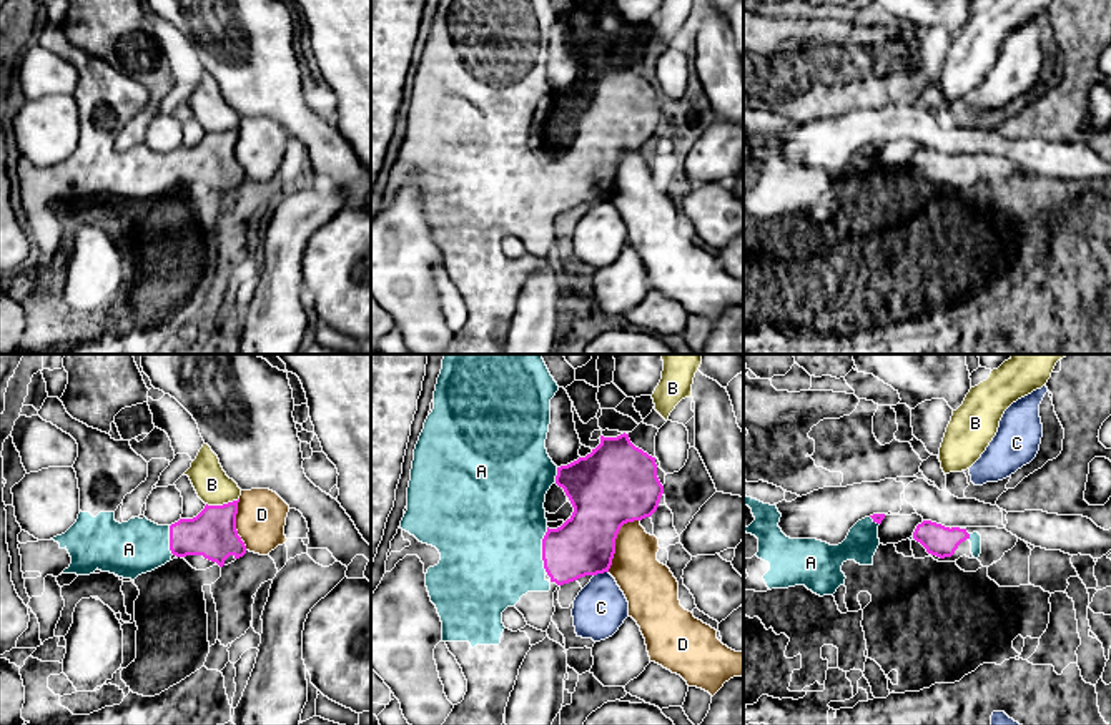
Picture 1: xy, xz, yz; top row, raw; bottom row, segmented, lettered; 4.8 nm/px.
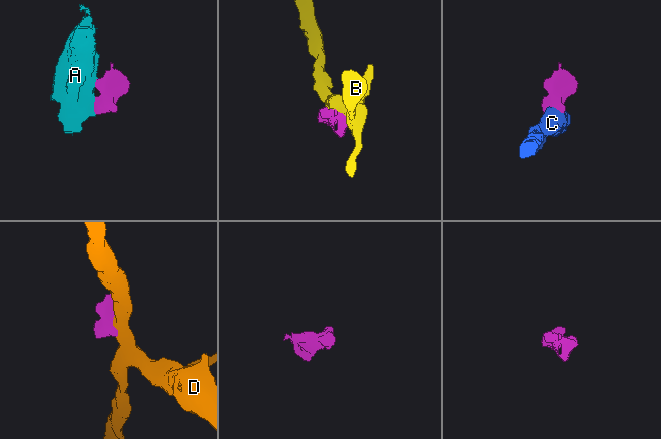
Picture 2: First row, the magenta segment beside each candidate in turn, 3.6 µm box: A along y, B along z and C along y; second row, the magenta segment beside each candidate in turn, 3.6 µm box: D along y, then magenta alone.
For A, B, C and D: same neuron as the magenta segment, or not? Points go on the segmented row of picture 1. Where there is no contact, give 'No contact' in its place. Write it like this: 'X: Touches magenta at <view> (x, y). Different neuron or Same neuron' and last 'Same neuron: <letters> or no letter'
A: Touches magenta at xz (543, 549). Same neuron
B: Touches magenta at xy (223, 504). Different neuron
C: Touches magenta at xz (601, 572). Different neuron
D: Touches magenta at xz (614, 541). Different neuron
Same neuron: A

